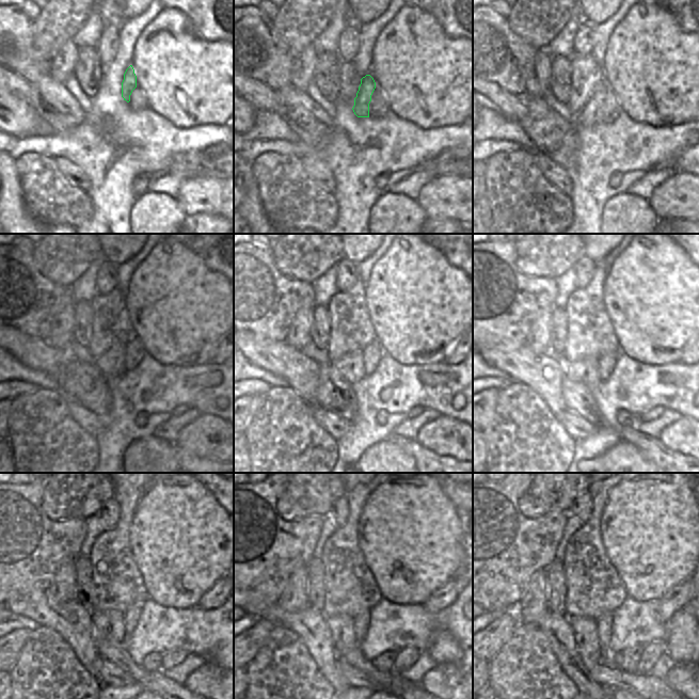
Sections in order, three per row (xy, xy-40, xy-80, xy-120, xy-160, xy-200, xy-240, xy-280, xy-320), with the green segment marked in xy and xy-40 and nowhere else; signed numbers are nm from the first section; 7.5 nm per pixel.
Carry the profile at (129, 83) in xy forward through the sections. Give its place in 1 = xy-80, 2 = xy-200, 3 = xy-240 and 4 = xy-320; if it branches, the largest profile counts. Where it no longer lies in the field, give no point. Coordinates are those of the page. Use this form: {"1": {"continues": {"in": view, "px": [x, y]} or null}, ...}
{"1": {"continues": {"in": "xy-80", "px": [591, 115]}}, "2": {"continues": {"in": "xy-200", "px": [586, 371]}}, "3": {"continues": {"in": "xy-240", "px": [109, 624]}}, "4": {"continues": {"in": "xy-320", "px": [585, 630]}}}

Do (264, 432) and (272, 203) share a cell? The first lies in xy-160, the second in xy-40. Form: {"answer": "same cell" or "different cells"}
{"answer": "same cell"}

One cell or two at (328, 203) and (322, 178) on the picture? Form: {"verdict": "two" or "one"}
{"verdict": "two"}

